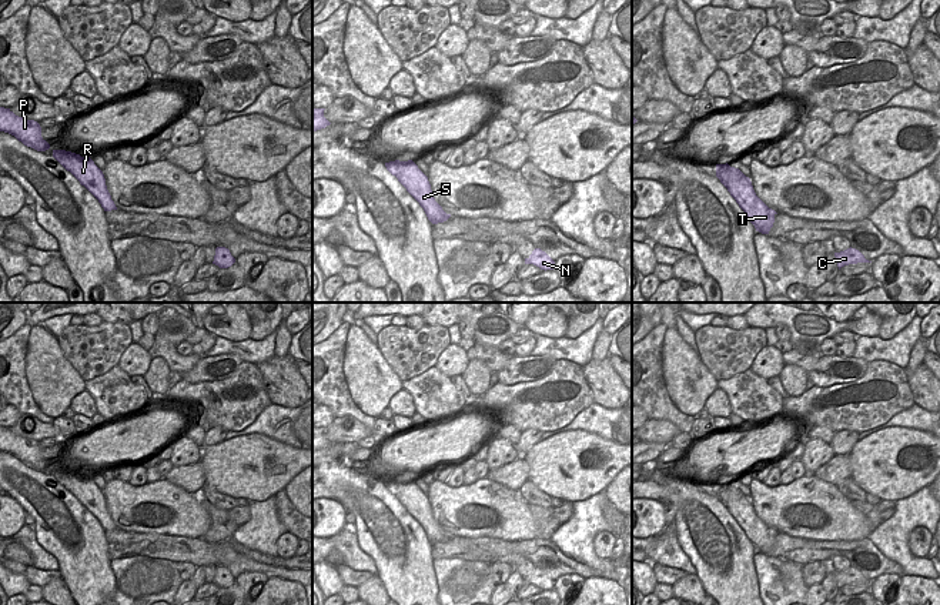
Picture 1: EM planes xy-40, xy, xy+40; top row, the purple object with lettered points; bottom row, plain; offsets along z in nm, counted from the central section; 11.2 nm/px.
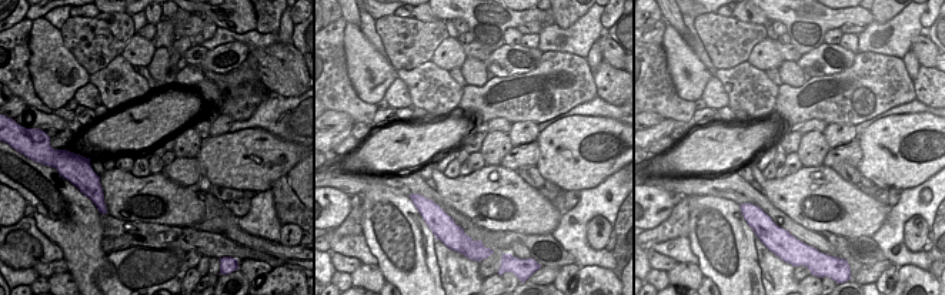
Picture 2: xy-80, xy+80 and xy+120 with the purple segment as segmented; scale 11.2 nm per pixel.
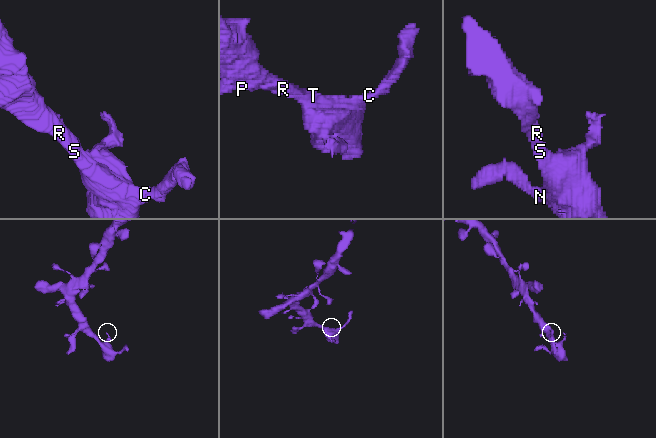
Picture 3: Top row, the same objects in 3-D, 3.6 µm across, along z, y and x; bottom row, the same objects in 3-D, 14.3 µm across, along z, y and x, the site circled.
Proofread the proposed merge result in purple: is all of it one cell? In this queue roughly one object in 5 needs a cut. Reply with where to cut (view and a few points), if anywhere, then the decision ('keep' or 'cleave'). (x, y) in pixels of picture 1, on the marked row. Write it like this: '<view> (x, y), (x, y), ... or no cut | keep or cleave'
no cut | keep

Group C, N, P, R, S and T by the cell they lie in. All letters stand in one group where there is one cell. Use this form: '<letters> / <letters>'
C N P R S T

